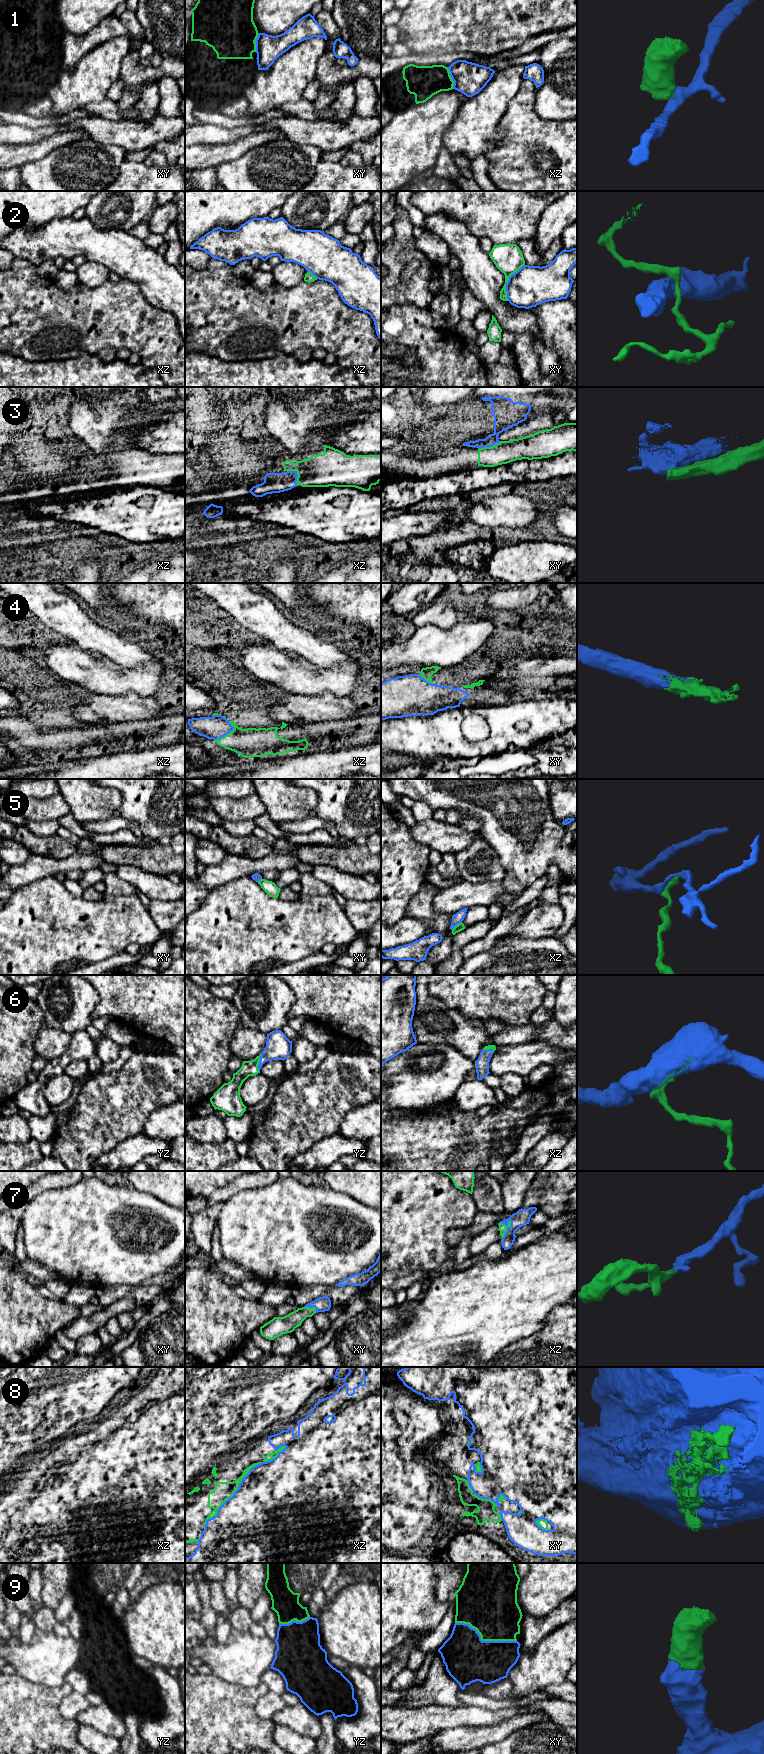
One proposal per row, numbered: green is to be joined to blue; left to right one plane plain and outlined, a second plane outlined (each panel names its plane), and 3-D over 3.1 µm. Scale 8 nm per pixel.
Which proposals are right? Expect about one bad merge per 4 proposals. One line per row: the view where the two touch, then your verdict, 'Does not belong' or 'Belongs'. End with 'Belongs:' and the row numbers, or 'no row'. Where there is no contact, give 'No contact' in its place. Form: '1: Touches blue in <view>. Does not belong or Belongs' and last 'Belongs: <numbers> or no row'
1: Touches blue in xz. Does not belong
2: Touches blue in xy. Does not belong
3: Touches blue in xz. Does not belong
4: Touches blue in xz. Belongs
5: Touches blue in xz. Belongs
6: Touches blue in yz. Belongs
7: Touches blue in xz. Belongs
8: Touches blue in xz. Belongs
9: Touches blue in xy. Belongs
Belongs: 4, 5, 6, 7, 8, 9

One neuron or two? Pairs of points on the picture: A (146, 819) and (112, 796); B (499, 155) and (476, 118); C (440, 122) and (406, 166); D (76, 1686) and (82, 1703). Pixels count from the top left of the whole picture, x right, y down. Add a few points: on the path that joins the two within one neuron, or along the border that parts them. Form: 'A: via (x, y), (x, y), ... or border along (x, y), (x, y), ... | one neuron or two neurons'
A: border along (117, 789), (121, 795), (119, 813) | two neurons
B: border along (499, 124), (504, 137), (485, 155) | two neurons
C: via (428, 131), (412, 147), (412, 151), (409, 154) | one neuron
D: border along (72, 1690), (85, 1696) | two neurons

